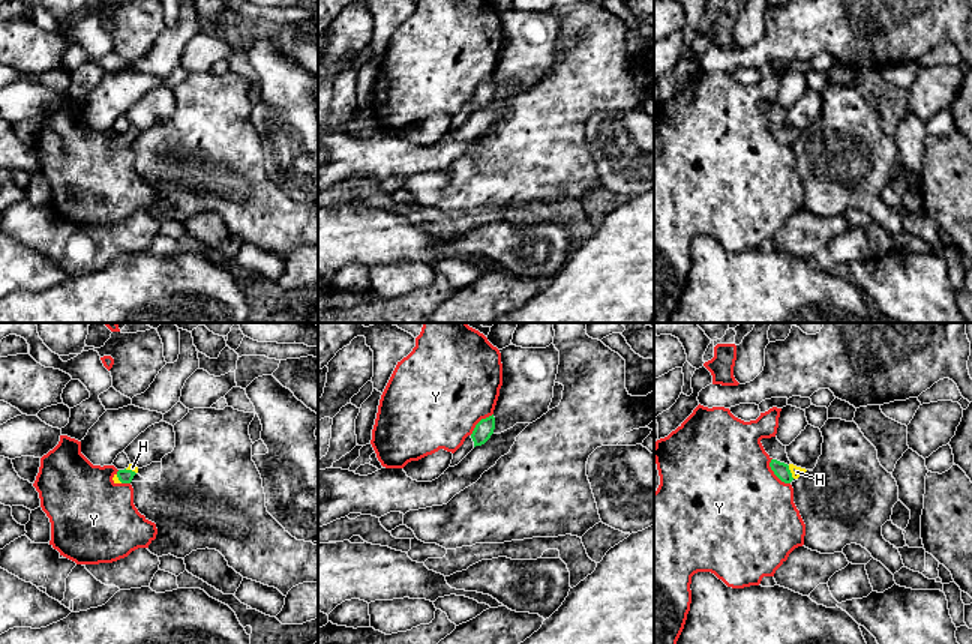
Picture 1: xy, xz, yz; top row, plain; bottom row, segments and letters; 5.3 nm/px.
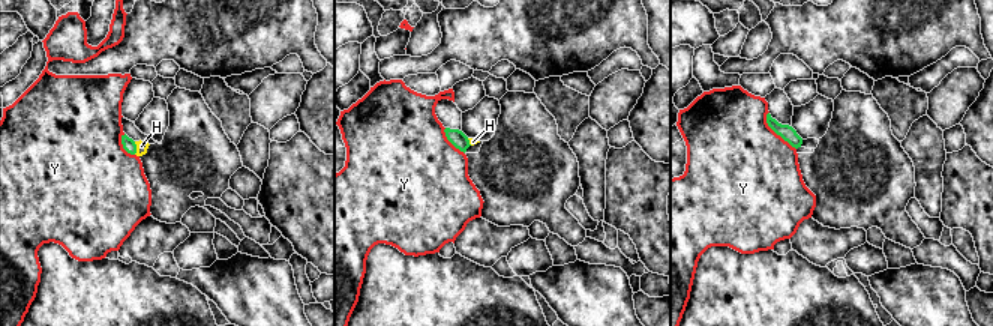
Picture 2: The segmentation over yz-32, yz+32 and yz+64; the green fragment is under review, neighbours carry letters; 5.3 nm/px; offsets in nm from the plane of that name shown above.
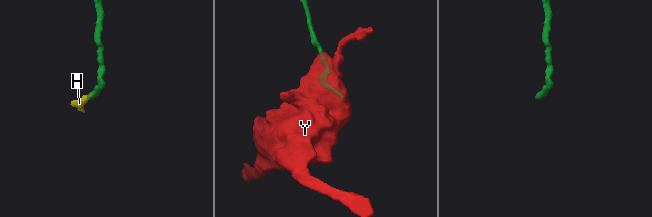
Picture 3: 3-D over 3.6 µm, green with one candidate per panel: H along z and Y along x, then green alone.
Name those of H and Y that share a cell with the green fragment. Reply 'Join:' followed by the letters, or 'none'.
Join: H

